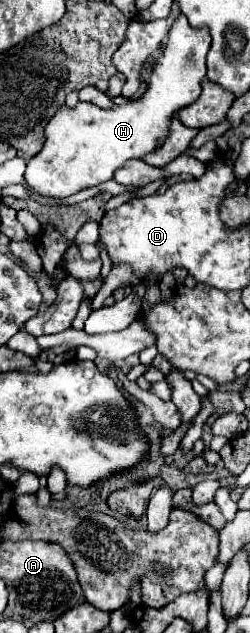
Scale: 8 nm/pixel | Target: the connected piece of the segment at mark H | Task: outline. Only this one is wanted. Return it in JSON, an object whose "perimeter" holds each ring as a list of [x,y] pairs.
{"perimeter":[[[179,17],[171,31],[163,57],[151,75],[149,89],[141,99],[117,105],[115,109],[99,109],[93,103],[79,103],[75,109],[67,105],[47,125],[47,141],[43,149],[27,161],[25,181],[43,197],[69,197],[81,189],[109,181],[117,169],[129,159],[141,159],[155,149],[167,135],[173,113],[193,103],[201,93],[201,81],[205,79],[205,57],[211,37],[207,29],[193,29],[187,17]]]}

